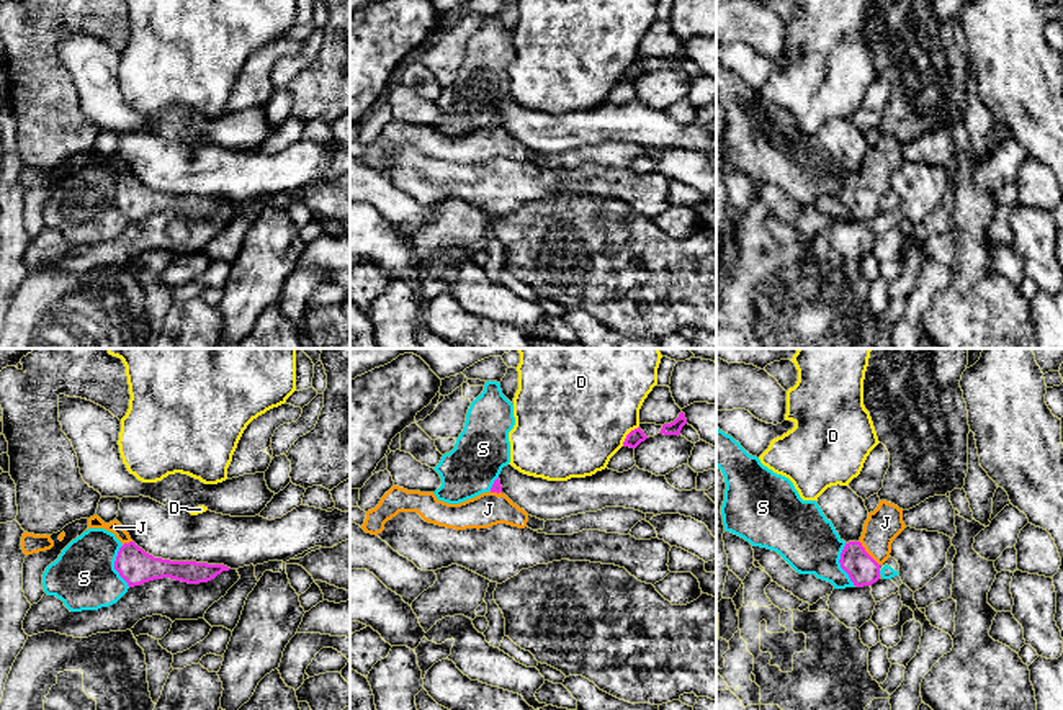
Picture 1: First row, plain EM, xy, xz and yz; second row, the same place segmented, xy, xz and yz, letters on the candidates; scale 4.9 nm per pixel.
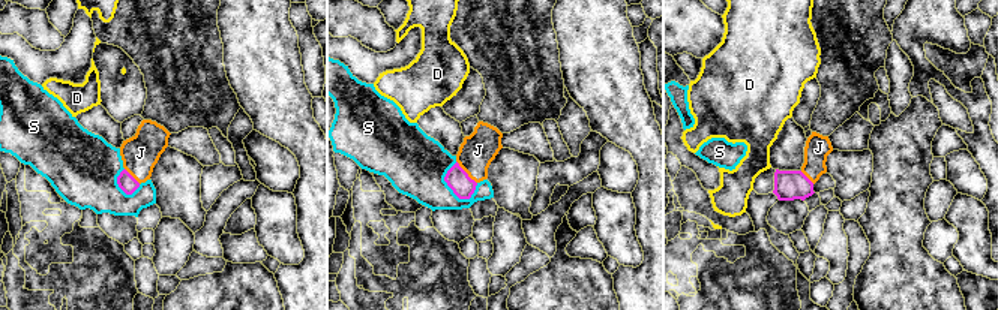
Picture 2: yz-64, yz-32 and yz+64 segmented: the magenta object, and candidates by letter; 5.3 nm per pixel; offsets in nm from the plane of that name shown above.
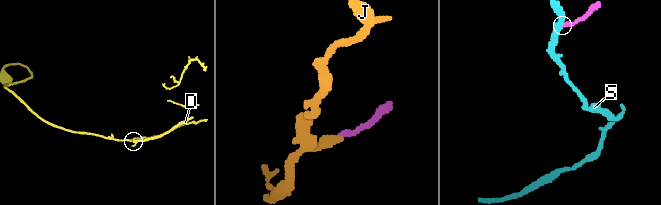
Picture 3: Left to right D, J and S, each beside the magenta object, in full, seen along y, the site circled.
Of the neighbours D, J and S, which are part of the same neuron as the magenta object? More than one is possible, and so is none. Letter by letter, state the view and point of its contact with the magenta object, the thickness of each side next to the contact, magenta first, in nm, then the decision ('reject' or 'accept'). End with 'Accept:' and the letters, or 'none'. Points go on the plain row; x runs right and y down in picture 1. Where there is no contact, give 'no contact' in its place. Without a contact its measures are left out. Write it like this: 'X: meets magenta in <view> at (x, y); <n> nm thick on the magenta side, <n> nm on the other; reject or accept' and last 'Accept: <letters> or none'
D: meets magenta in xz at (627, 69); 80 nm thick on the magenta side, 500 nm on the other; reject
J: meets magenta in yz at (867, 187); 150 nm thick on the magenta side, 170 nm on the other; accept
S: meets magenta in yz at (841, 198); 150 nm thick on the magenta side, 300 nm on the other; reject
Accept: J

